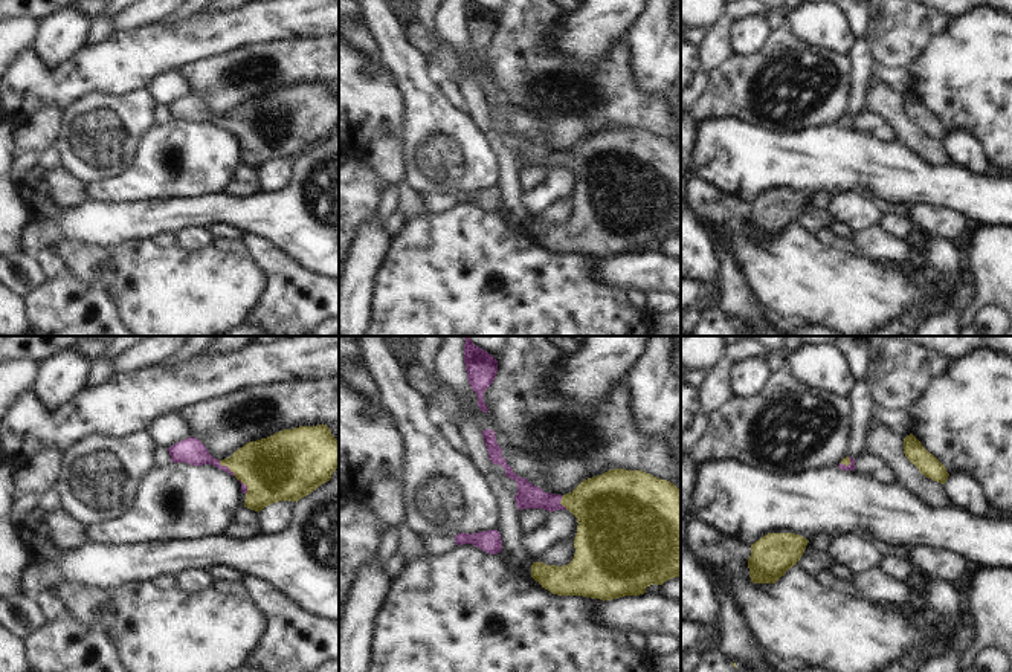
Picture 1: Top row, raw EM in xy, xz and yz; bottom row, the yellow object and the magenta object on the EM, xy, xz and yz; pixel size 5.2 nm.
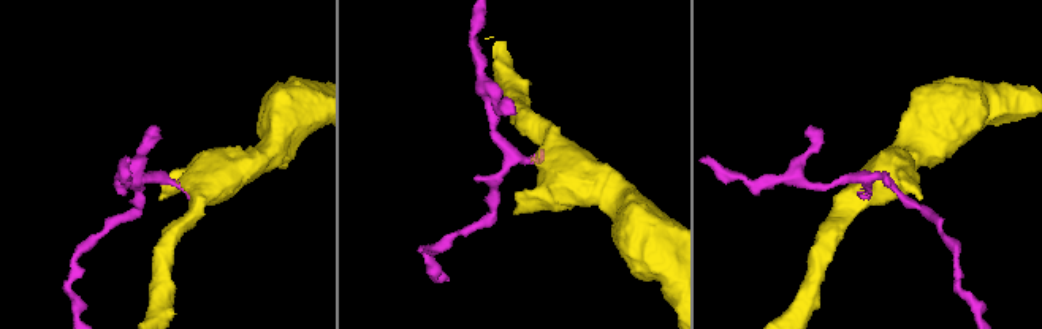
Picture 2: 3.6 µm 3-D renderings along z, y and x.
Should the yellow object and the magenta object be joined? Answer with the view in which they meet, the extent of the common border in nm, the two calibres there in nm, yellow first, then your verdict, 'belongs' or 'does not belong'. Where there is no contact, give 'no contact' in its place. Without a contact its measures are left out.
xy | 130 nm | 340/140 nm | belongs

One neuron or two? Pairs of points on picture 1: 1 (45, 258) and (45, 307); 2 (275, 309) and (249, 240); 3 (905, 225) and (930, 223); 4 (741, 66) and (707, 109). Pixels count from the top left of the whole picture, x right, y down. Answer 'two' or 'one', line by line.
1: two
2: one
3: two
4: one

